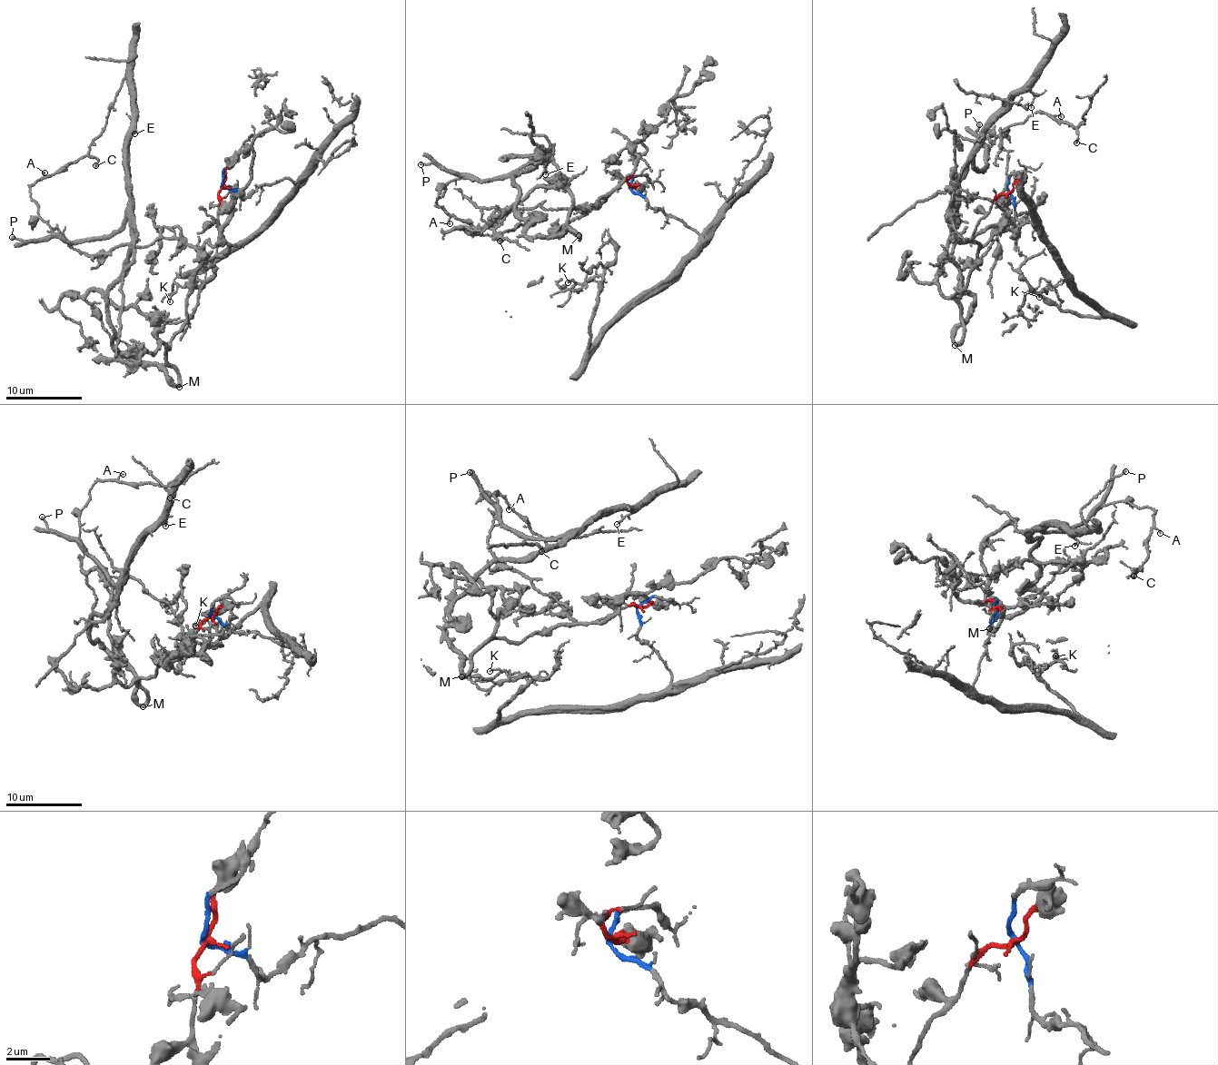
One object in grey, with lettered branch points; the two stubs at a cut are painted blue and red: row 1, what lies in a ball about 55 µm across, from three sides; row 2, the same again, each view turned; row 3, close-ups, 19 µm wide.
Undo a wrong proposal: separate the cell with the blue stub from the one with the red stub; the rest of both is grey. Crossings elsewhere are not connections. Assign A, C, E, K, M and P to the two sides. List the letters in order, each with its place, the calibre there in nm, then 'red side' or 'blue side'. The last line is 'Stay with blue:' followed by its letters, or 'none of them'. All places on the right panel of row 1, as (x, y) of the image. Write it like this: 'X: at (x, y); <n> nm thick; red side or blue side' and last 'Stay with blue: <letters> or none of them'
A: at (1061, 116); 100 nm thick; red side
C: at (1076, 142); 190 nm thick; red side
E: at (1031, 107); 120 nm thick; red side
K: at (1039, 297); 110 nm thick; blue side
M: at (955, 345); 380 nm thick; red side
P: at (979, 124); 190 nm thick; red side
Stay with blue: K

